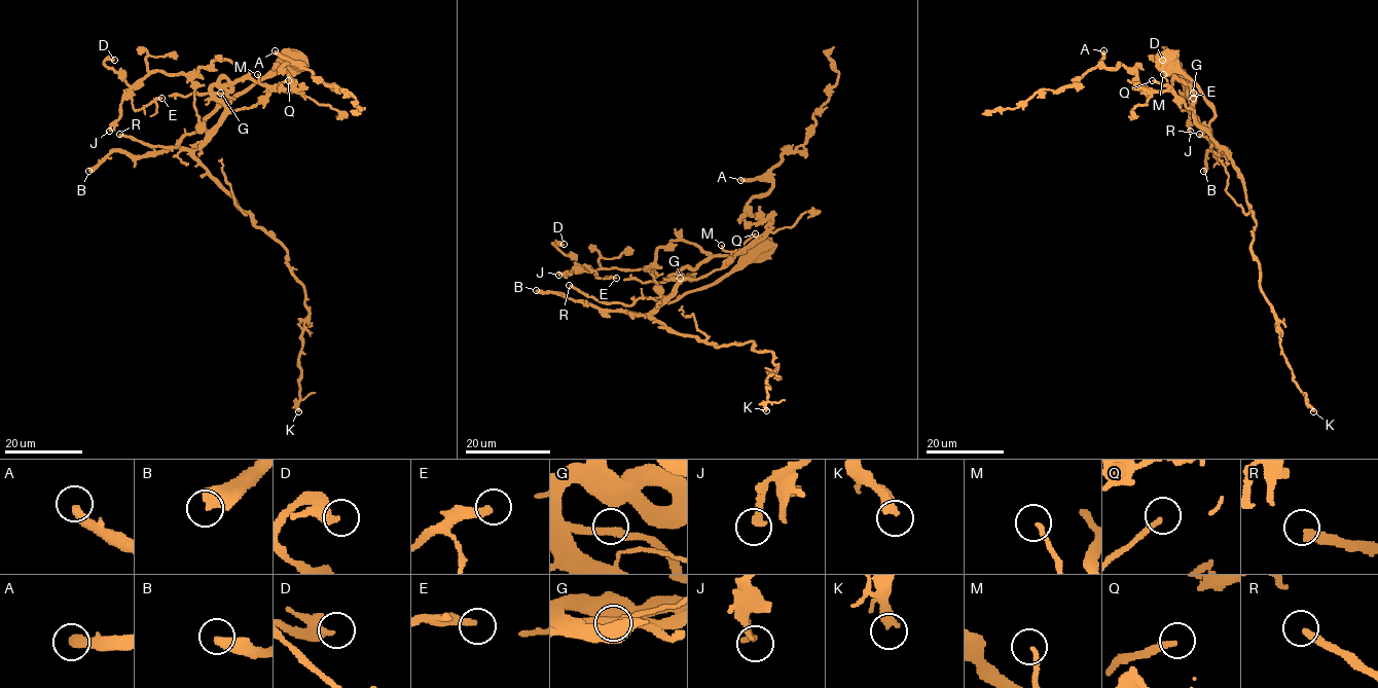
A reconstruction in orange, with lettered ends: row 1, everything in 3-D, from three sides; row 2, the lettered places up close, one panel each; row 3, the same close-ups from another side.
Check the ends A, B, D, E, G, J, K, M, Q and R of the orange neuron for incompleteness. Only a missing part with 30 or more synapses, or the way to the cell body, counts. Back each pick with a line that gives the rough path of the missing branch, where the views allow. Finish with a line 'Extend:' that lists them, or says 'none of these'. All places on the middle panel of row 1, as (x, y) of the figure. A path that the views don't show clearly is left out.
A: course (740, 180), (719, 190), (678, 191), (655, 177), (661, 169)
Extend: A, B

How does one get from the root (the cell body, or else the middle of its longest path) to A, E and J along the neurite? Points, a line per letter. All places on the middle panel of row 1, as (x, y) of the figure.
A: (759, 250), (710, 286), (664, 299), (768, 231), (771, 221), (748, 205), (772, 182), (740, 180)
E: (759, 250), (672, 301), (651, 272), (581, 267), (616, 278)
J: (759, 250), (751, 250), (710, 286), (672, 301), (664, 299), (651, 272), (643, 269), (574, 268), (558, 275)

